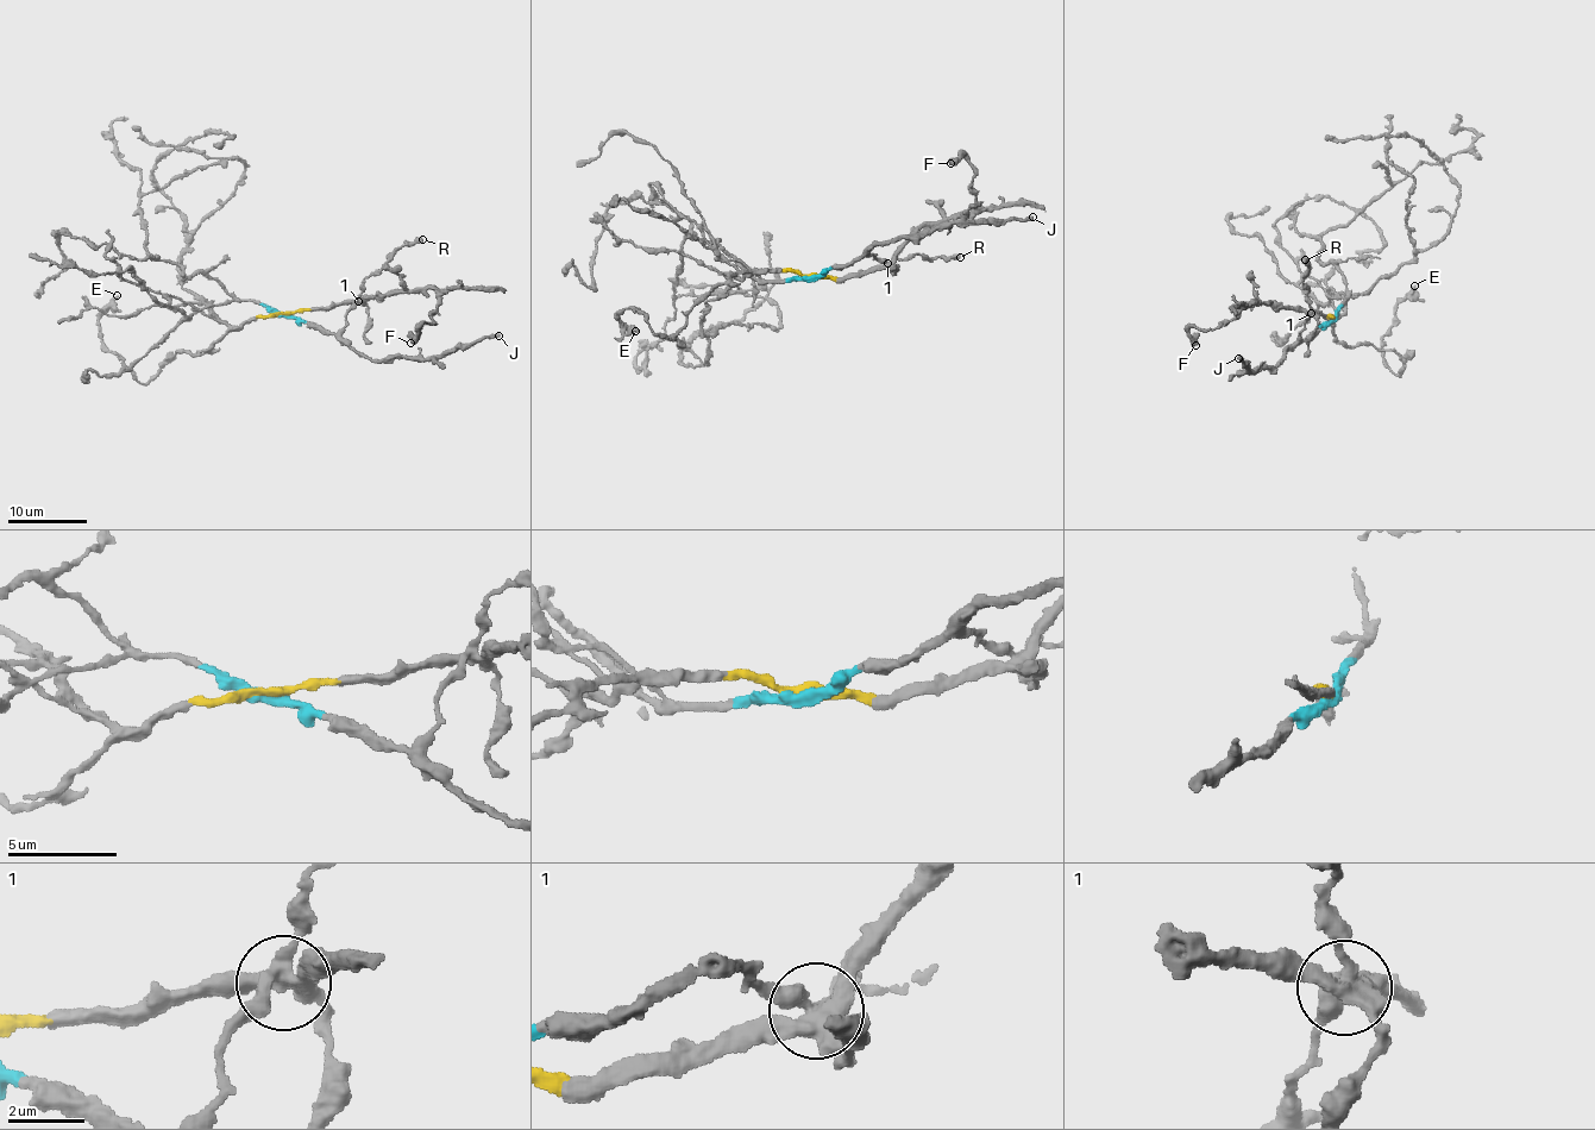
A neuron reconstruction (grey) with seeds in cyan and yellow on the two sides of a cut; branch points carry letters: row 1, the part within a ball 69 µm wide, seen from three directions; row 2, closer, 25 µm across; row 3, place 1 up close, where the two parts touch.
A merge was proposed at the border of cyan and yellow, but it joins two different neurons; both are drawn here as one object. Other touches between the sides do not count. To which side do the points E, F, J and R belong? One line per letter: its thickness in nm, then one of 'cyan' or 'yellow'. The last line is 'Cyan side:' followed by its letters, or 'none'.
E: 320 nm thick; yellow
F: 400 nm thick; yellow
J: 360 nm thick; cyan
R: 500 nm thick; cyan
Cyan side: J, R

